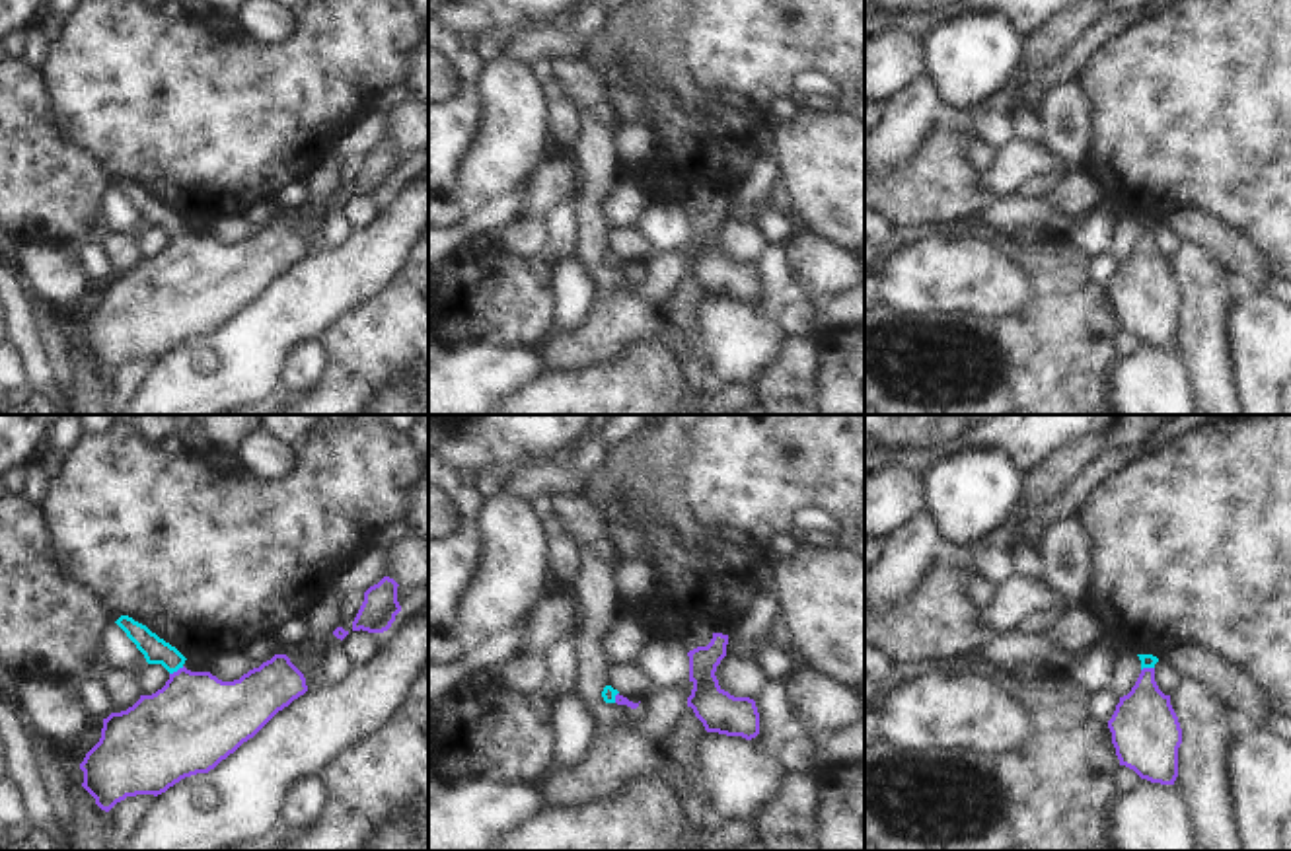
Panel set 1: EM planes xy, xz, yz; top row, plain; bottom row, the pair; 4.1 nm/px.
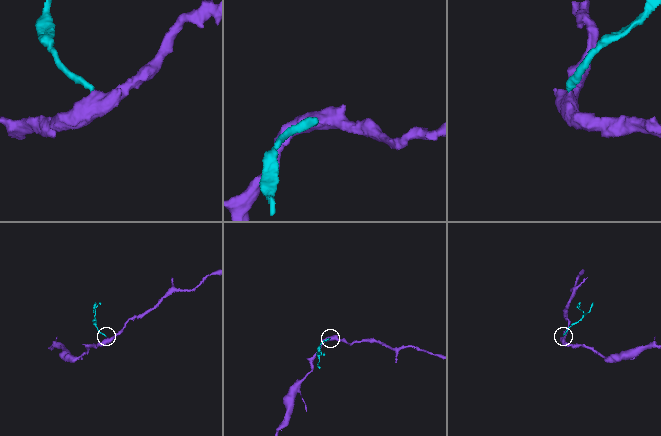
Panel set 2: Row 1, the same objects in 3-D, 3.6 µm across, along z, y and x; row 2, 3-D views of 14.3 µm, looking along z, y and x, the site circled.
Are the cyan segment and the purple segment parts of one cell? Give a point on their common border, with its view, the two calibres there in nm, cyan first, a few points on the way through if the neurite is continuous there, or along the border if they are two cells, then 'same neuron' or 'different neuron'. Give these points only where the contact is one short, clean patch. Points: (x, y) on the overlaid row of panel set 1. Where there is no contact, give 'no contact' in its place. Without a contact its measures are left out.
xy (176, 670) | 110/400 nm | across xy (156, 651), (176, 670), (193, 707), (195, 721) | same neuron

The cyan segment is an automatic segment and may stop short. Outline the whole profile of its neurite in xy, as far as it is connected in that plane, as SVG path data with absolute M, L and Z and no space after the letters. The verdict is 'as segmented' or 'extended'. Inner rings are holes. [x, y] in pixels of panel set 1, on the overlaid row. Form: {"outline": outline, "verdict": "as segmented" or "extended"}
{"outline": "M121 615L115 623L148 664L162 664L169 672L169 680L156 693L140 695L127 711L103 719L99 742L80 763L82 787L105 812L127 796L158 796L185 777L208 773L253 738L278 711L308 691L304 674L286 654L275 654L240 680L222 682L210 672L187 670L183 666L187 658L175 647L132 617Z", "verdict": "extended"}

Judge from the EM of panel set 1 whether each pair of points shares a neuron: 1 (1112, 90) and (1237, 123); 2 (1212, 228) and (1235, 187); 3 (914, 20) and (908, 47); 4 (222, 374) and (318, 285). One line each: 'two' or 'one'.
1: one
2: two
3: two
4: one

